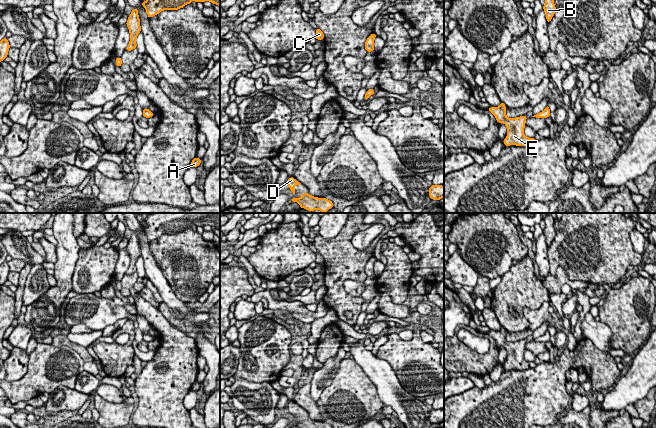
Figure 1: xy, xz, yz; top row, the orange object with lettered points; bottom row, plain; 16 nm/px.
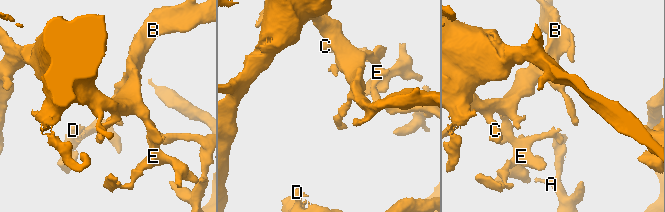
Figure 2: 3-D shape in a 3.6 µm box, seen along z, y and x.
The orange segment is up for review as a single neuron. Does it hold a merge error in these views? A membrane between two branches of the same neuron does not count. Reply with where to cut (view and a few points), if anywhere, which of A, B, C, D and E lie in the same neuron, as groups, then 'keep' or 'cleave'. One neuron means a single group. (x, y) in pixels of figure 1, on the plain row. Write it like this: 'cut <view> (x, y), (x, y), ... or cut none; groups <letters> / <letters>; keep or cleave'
cut xz (371, 313), (373, 317); groups A / B C D E; cleave

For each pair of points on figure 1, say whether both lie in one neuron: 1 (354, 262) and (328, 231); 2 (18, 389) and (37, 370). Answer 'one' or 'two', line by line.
1: two
2: one

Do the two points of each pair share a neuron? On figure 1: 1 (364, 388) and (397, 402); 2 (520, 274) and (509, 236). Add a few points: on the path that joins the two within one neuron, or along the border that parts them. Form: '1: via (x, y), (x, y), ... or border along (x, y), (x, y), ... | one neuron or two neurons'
1: border along (364, 373), (375, 386), (378, 398), (384, 405) | two neurons
2: border along (527, 253), (520, 260), (513, 260), (502, 276) | two neurons

